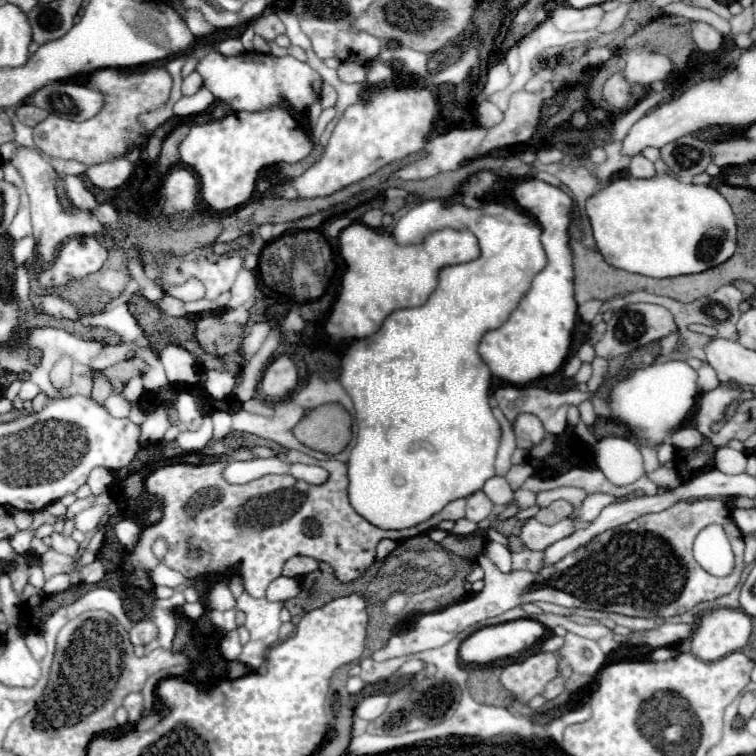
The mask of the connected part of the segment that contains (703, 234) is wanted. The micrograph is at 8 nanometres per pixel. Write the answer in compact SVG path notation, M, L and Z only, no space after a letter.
M661 174L649 180L617 178L597 194L587 198L585 212L591 222L595 246L605 258L605 262L613 268L651 278L671 278L703 272L725 262L737 248L735 216L727 200L711 186L683 184L669 174Z

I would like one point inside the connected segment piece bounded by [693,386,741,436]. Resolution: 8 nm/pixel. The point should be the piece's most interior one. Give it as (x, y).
(710, 408)

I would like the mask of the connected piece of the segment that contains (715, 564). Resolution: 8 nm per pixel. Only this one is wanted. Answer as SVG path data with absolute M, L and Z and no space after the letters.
M711 524L709 528L703 528L697 534L693 554L701 568L713 576L729 576L729 572L733 572L735 568L731 544L725 536L723 526L719 524Z

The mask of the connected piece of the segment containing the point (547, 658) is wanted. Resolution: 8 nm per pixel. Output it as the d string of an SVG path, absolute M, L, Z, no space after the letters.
M539 652L527 660L505 666L501 672L501 684L505 690L521 704L529 704L533 696L539 696L545 690L559 670L557 652Z

